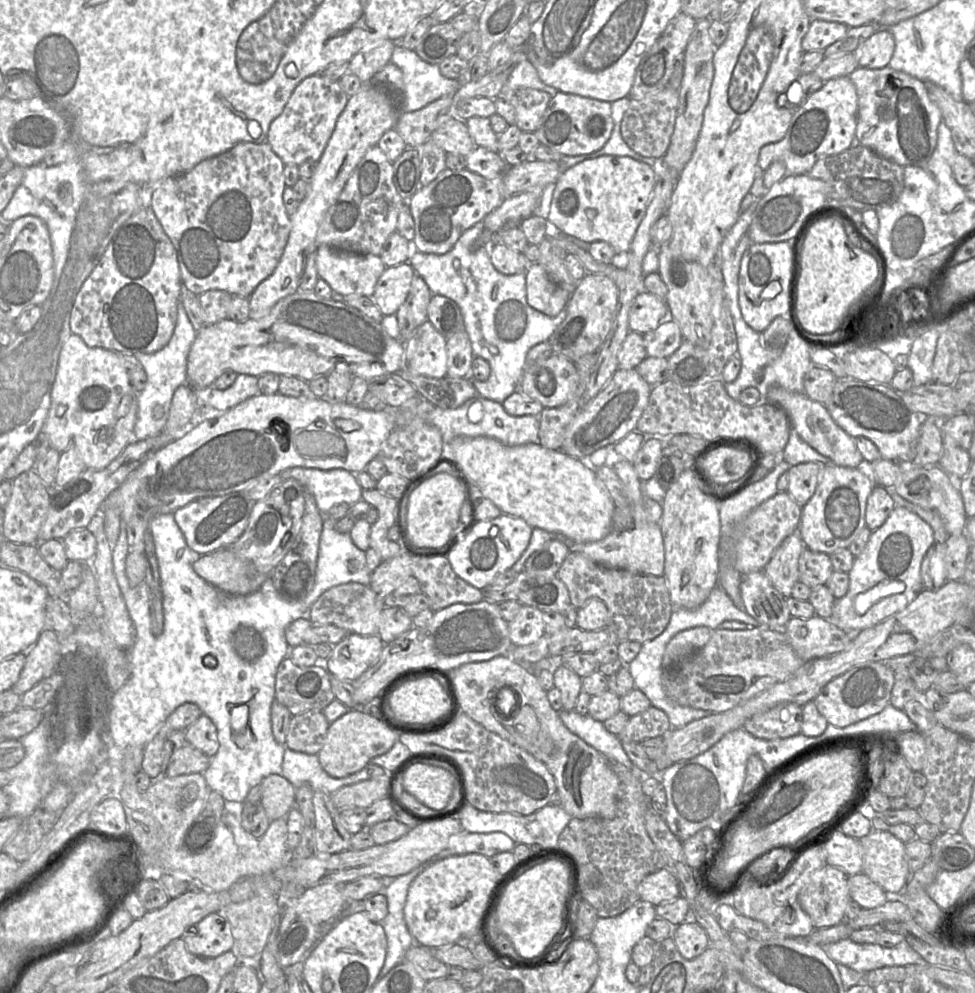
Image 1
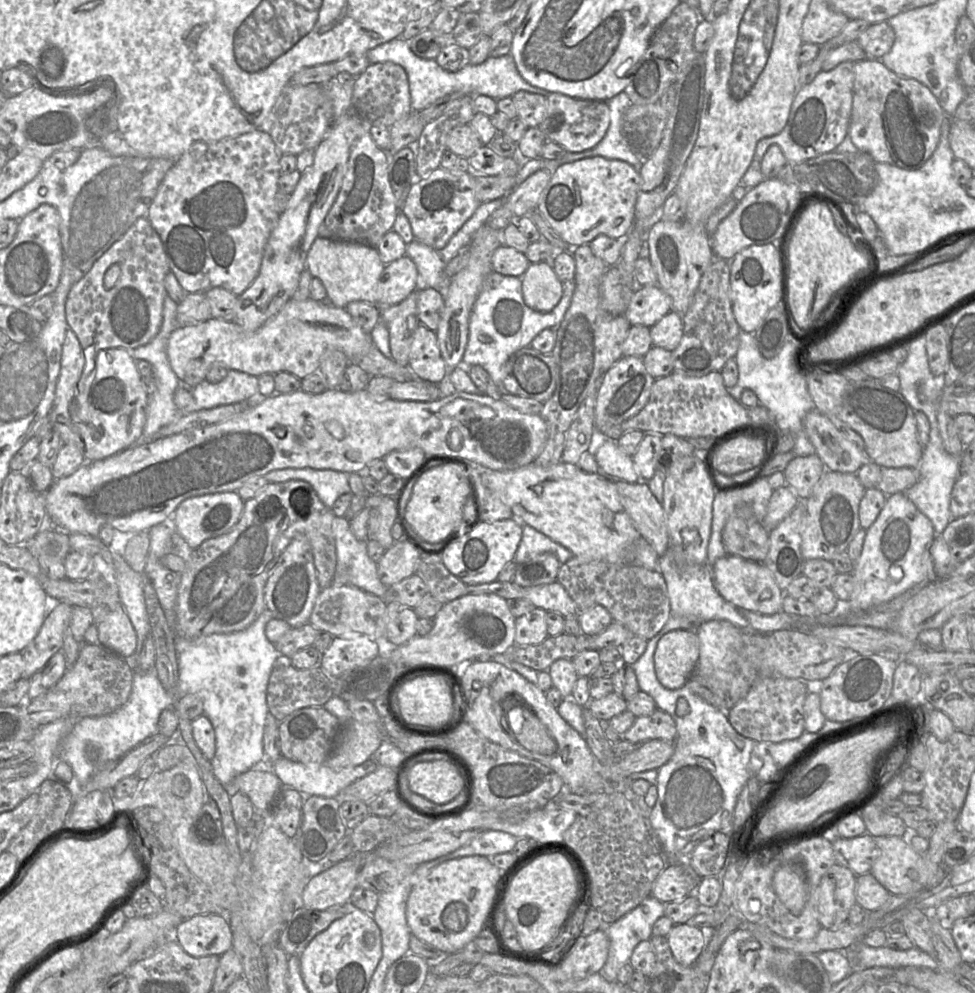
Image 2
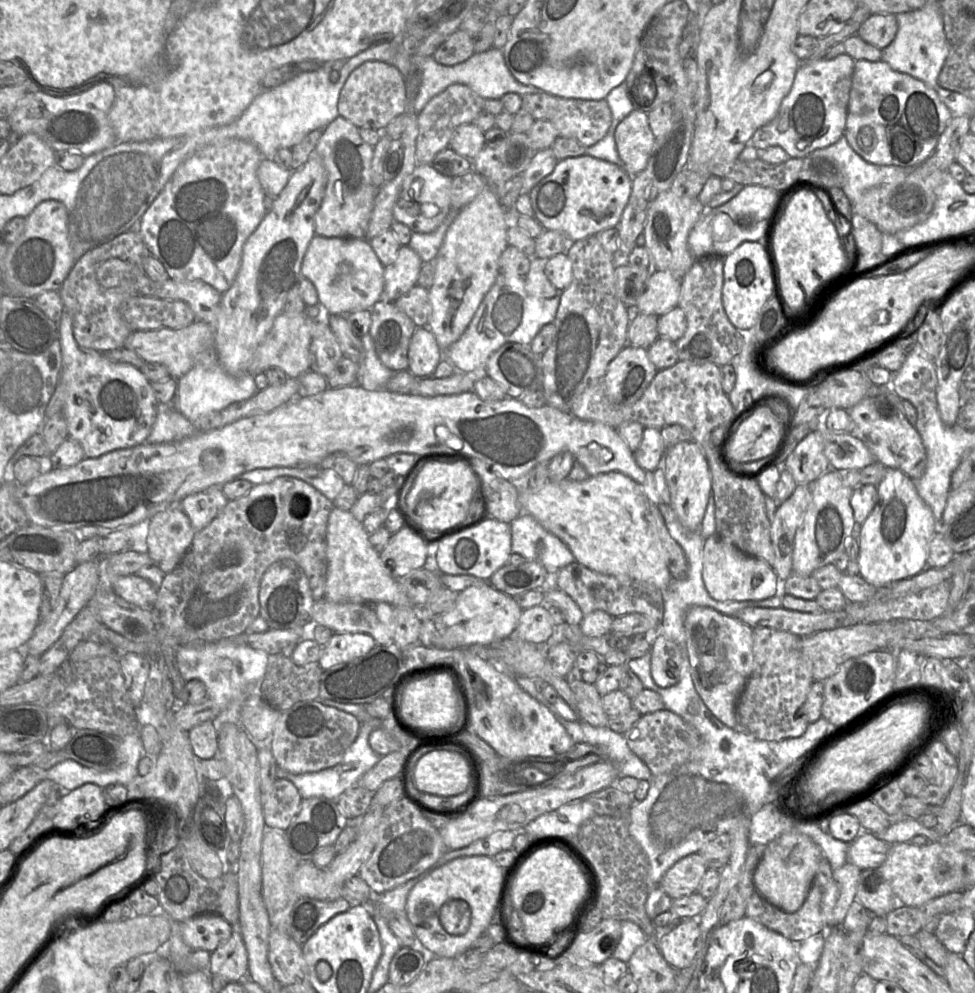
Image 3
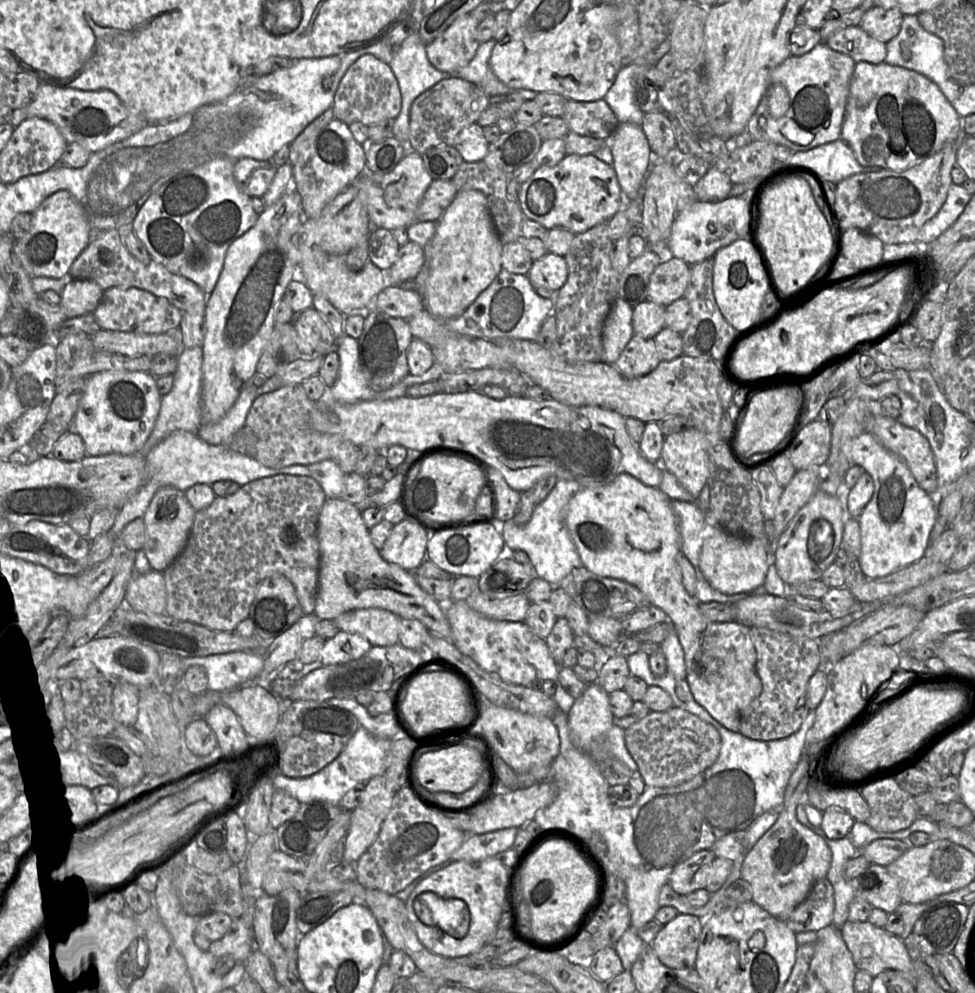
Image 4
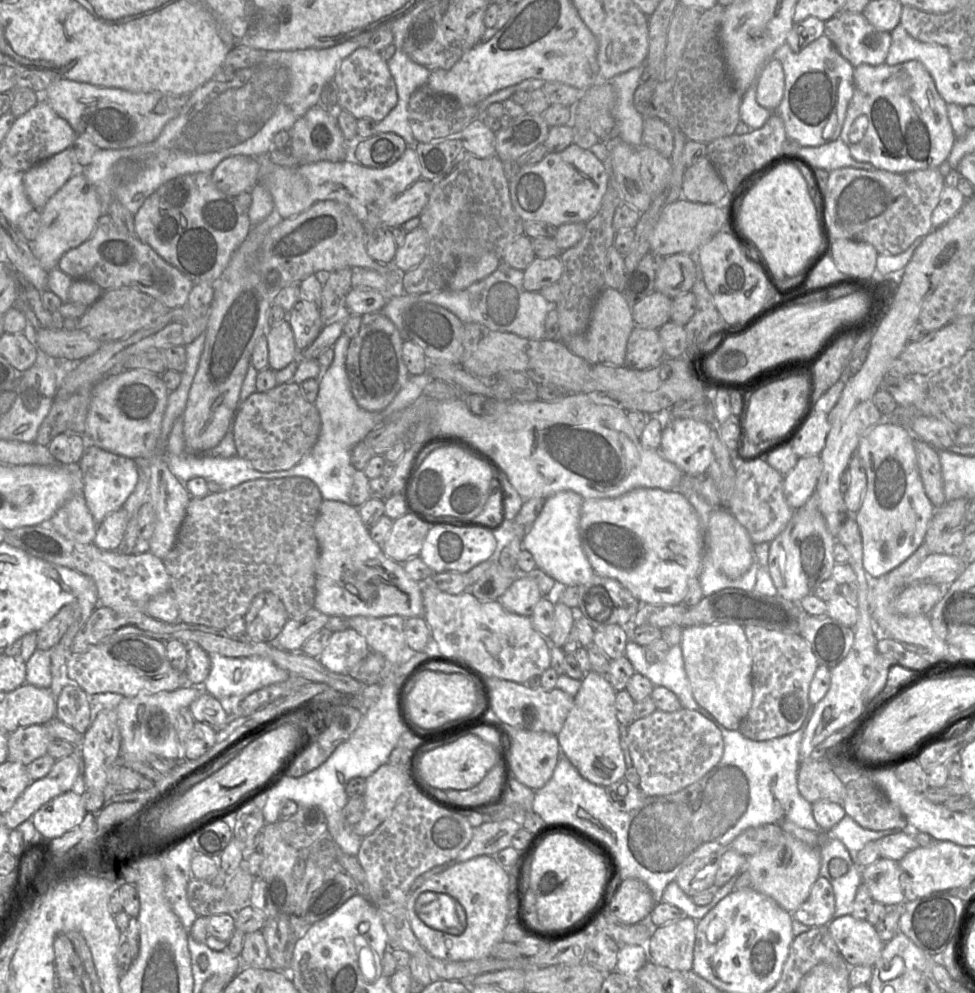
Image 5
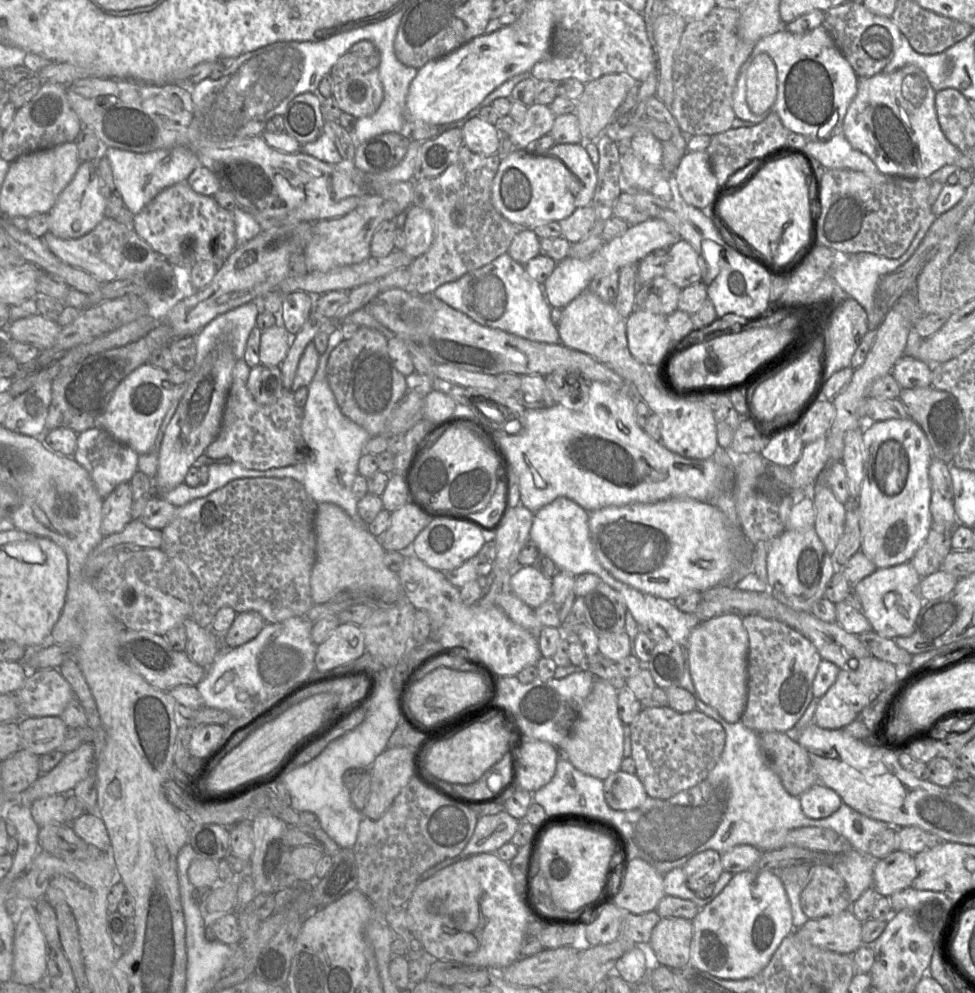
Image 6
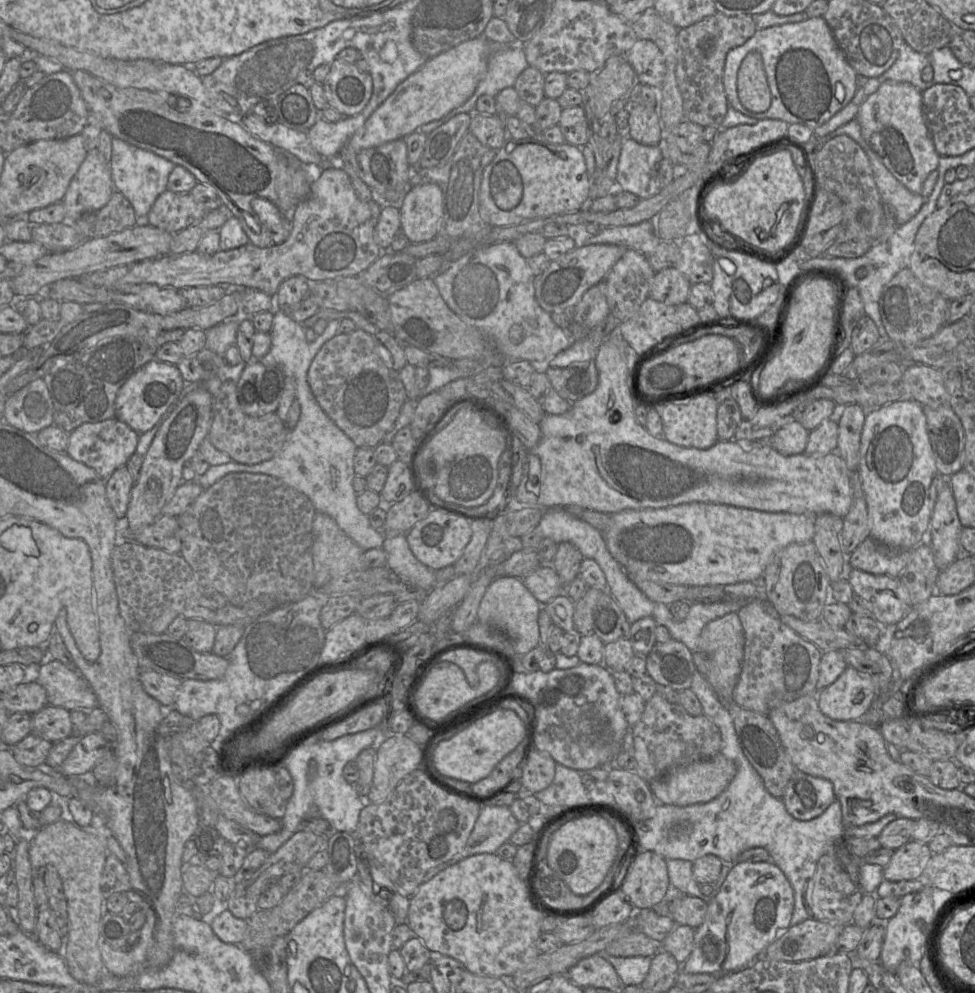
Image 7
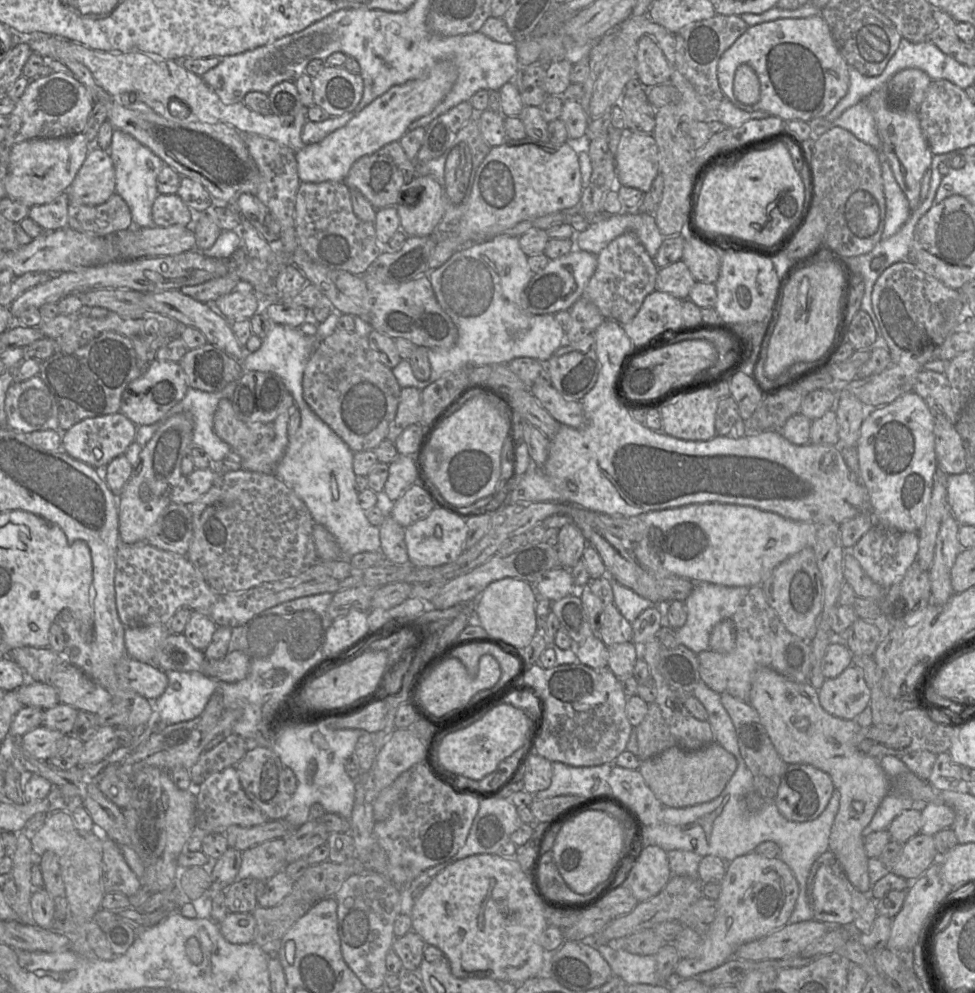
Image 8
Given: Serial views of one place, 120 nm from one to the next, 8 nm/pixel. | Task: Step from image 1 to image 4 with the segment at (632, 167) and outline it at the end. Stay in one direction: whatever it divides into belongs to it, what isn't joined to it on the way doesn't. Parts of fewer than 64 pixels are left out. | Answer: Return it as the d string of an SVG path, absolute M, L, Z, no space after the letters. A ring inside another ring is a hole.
M567 154L553 167L542 166L523 184L519 204L525 218L540 223L548 230L565 228L574 234L608 221L625 205L625 198L612 165L593 154Z

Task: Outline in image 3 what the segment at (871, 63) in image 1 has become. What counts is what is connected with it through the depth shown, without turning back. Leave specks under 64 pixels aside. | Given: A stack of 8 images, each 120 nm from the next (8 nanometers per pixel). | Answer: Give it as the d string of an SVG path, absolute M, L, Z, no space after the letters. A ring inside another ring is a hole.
M880 13L870 15L859 26L857 35L865 42L882 50L891 44L897 32L896 14Z

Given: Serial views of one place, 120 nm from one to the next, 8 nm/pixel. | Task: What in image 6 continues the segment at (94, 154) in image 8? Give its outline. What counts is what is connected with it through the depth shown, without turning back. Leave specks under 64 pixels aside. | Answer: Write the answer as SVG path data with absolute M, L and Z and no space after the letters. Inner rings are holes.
M96 161L81 162L72 181L49 211L49 232L61 239L77 239L92 231L106 216L106 202L99 187Z

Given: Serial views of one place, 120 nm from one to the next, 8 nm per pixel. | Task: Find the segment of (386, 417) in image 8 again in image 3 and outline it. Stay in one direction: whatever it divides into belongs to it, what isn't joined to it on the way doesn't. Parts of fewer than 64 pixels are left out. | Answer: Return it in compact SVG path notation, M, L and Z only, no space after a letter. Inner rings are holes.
M385 298L370 309L369 336L384 366L395 372L409 370L408 350L416 331L415 323L393 302Z

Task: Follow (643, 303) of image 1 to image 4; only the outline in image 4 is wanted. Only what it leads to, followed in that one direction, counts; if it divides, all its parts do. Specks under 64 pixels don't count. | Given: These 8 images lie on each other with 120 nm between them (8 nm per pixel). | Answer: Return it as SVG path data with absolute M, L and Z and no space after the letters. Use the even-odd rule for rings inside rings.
M672 255L663 256L663 261L650 276L647 301L661 306L668 306L682 298L691 278L691 265Z

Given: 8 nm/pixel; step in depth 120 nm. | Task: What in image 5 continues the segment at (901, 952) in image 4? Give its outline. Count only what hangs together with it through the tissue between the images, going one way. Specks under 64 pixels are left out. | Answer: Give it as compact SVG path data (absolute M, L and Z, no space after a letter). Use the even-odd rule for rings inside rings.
M848 914L833 918L827 927L849 966L875 965L885 943L868 920L860 920Z

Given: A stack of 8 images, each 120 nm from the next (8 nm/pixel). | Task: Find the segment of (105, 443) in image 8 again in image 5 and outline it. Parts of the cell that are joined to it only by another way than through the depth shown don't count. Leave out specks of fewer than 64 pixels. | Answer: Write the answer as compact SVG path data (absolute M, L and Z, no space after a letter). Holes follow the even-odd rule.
M87 444L78 466L84 481L83 494L86 504L98 524L110 513L123 508L137 486L141 473L136 460L114 454L92 444Z

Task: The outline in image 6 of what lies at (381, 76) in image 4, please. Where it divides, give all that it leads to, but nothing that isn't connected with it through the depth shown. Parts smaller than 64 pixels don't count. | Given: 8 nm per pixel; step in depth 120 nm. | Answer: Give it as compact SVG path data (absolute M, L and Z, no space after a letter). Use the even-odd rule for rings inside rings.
M347 52L331 68L332 97L339 108L357 119L374 114L383 101L383 86L378 69L369 65L367 58L359 58Z

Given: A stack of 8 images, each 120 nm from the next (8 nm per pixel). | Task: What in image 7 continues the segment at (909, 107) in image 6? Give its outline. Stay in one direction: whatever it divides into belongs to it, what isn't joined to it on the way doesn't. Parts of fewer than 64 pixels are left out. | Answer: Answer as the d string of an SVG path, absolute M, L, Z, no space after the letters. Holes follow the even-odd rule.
M887 80L879 86L876 92L868 96L860 106L856 116L864 139L871 149L878 154L888 170L911 192L920 194L928 175L937 170L940 158L935 150L923 112L922 92L910 83Z

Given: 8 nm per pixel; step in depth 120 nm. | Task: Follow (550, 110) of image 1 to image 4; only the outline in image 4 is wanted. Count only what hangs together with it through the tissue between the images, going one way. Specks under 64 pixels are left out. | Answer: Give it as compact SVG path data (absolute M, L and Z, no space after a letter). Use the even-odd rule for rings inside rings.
M568 99L562 118L569 131L600 139L610 139L619 125L617 117L604 99L589 102Z

